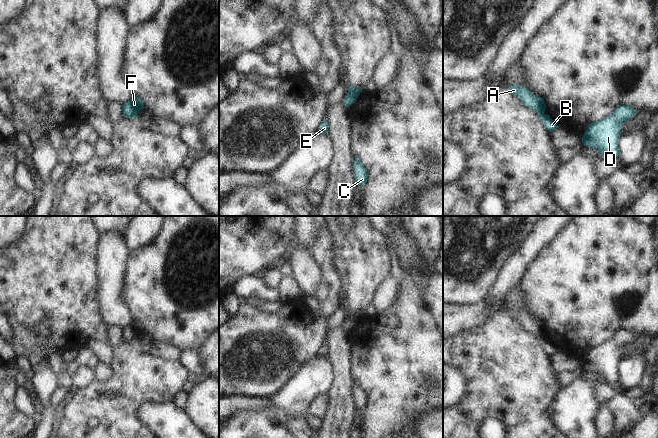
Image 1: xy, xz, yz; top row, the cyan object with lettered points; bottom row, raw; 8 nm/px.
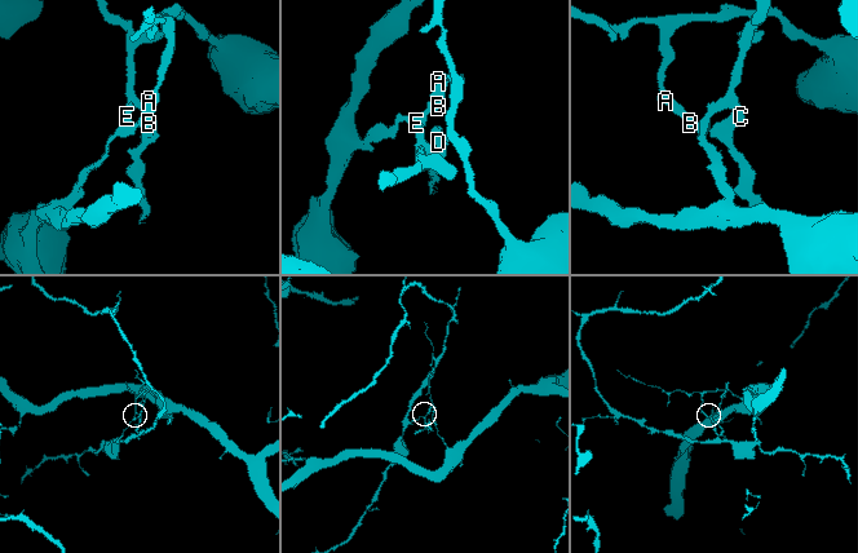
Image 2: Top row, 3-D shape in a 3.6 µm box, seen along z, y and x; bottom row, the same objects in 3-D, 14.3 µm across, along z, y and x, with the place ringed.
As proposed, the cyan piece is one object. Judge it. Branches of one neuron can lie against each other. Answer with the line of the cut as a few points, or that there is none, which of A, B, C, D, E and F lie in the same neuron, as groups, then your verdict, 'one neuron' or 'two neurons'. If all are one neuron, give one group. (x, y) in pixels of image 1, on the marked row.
cut yz (544, 113), (539, 115); groups A F / B C D E; two neurons

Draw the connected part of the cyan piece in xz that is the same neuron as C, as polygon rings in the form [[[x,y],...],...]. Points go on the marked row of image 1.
[[[355,158],[354,161],[354,177],[359,187],[366,185],[368,180],[368,173],[359,158]]]

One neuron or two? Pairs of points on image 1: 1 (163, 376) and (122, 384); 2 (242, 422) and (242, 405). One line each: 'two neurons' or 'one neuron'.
1: one neuron
2: two neurons

